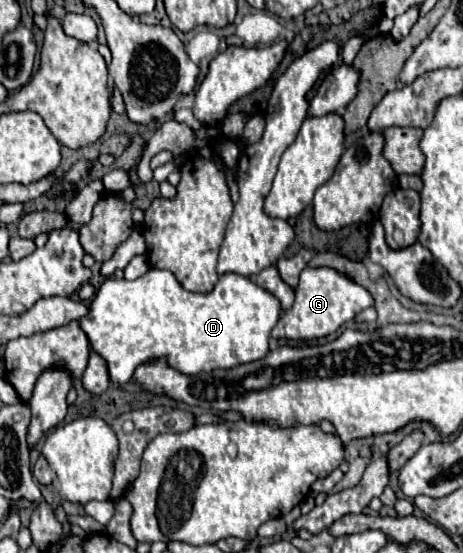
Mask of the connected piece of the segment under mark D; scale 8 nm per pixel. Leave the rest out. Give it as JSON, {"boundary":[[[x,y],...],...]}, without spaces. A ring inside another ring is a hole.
{"boundary":[[[152,267],[134,281],[114,277],[106,279],[90,305],[88,317],[80,319],[80,327],[88,335],[92,351],[106,359],[110,379],[126,385],[130,383],[134,369],[154,357],[168,357],[168,365],[184,375],[196,375],[212,369],[230,369],[256,361],[268,353],[270,331],[276,325],[280,313],[280,301],[244,275],[224,273],[210,293],[190,293],[170,271]]]}

